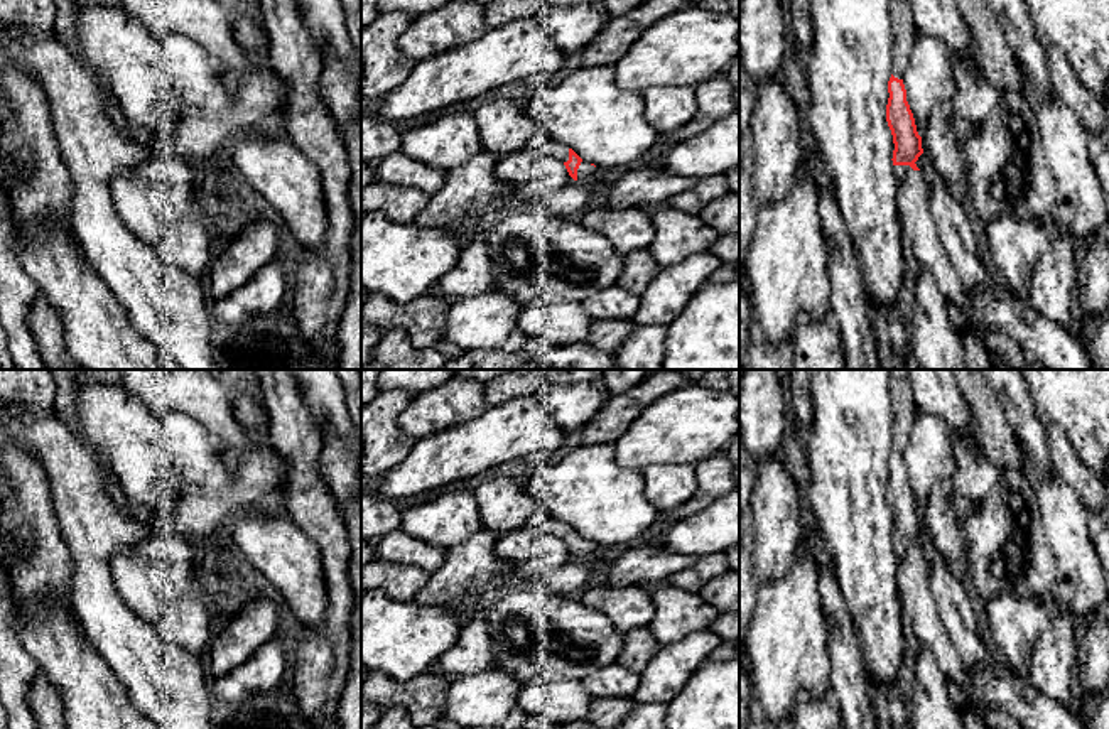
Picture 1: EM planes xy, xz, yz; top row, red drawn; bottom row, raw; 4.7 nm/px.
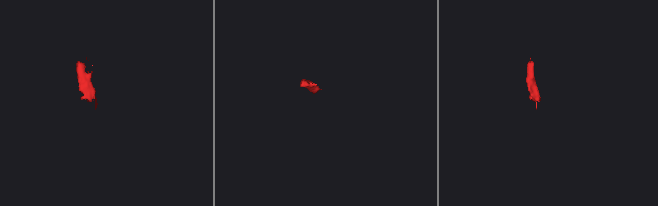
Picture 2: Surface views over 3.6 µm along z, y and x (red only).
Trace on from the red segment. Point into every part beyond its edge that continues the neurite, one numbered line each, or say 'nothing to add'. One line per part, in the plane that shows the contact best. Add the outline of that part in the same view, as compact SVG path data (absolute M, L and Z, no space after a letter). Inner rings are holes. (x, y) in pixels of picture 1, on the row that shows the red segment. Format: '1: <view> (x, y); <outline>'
1: yz (903, 29); M890 0L890 14L891 32L895 35L895 44L891 49L891 69L895 78L903 79L917 37L915 19L908 0Z
2: yz (919, 228); M895 165L895 174L900 179L903 235L912 243L917 262L935 277L944 295L967 312L969 300L966 297L966 287L950 265L937 235L928 206L928 186L923 174L913 170L910 165Z

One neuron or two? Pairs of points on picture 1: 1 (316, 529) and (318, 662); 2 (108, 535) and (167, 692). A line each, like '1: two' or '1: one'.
1: one
2: one

